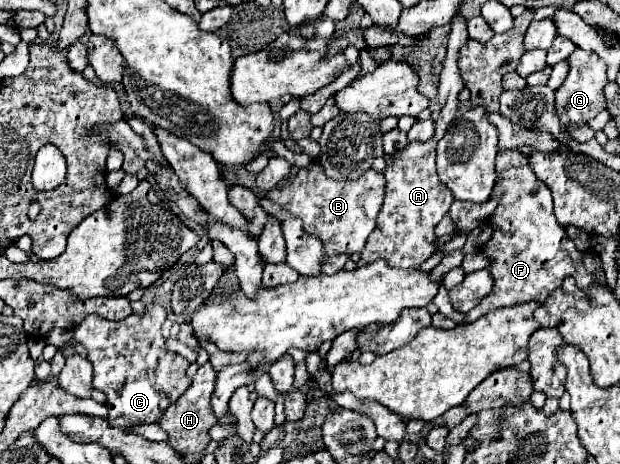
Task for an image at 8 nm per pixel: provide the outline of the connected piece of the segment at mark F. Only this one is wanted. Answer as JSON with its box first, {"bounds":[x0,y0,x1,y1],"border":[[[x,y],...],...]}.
{"bounds":[466,150,592,322],"border":[[[500,150],[496,154],[496,184],[490,198],[498,202],[496,212],[486,218],[494,232],[492,238],[480,246],[480,252],[490,260],[486,270],[494,276],[494,286],[492,292],[466,314],[466,322],[474,322],[502,306],[516,306],[530,300],[542,304],[566,276],[574,276],[582,290],[592,284],[592,276],[582,266],[582,252],[576,250],[574,242],[556,222],[548,186],[536,178],[522,152]]]}

